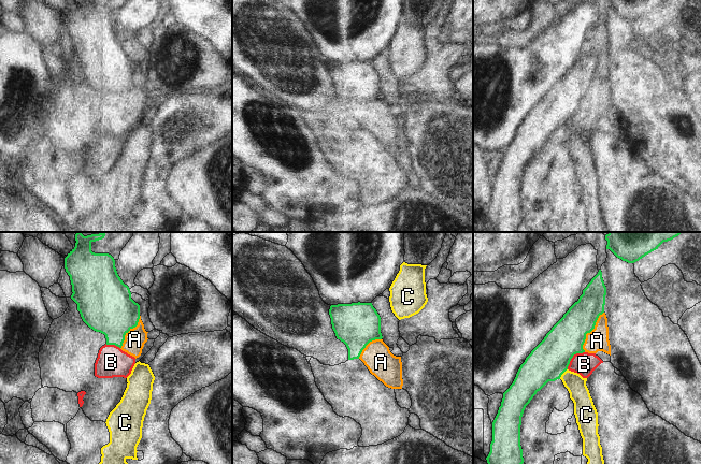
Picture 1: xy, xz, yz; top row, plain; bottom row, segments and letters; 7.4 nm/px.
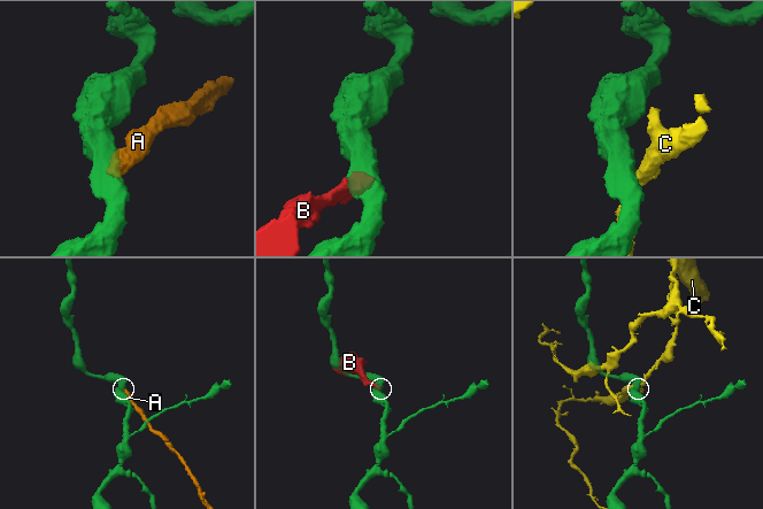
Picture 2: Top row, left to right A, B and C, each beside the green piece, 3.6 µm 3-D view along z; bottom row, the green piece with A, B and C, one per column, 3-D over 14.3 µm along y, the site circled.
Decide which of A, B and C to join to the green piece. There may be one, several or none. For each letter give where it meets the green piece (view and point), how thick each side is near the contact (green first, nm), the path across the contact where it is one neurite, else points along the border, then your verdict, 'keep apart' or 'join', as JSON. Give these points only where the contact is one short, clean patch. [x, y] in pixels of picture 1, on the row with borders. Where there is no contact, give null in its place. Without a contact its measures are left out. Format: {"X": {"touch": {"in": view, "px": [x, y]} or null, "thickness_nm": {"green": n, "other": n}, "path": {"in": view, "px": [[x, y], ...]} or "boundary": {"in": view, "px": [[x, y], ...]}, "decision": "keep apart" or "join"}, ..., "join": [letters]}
{"A": {"touch": {"in": "yz", "px": [589, 332]}, "thickness_nm": {"green": 260, "other": 160}, "boundary": {"in": "yz", "px": [[603, 312], [595, 327], [586, 334], [583, 345], [584, 351]]}, "decision": "keep apart"}, "B": {"touch": {"in": "yz", "px": [572, 357]}, "thickness_nm": {"green": 280, "other": 170}, "decision": "keep apart"}, "C": {"touch": {"in": "yz", "px": [562, 373]}, "thickness_nm": {"green": 280, "other": 150}, "boundary": {"in": "yz", "px": [[567, 368], [559, 378]]}, "decision": "keep apart"}, "join": []}

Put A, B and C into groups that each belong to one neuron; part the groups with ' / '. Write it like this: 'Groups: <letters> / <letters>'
Groups: A B / C

